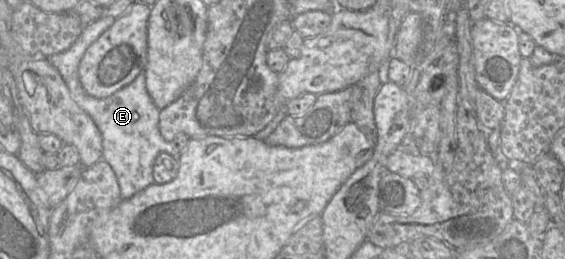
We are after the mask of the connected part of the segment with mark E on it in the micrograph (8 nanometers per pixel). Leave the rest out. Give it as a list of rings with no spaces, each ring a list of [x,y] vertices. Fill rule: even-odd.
[[[111,16],[100,17],[91,22],[84,27],[69,49],[53,54],[47,59],[61,74],[72,99],[93,119],[101,132],[102,159],[112,167],[120,187],[121,198],[125,200],[154,184],[153,164],[160,153],[168,153],[174,157],[179,157],[180,153],[160,133],[160,109],[148,94],[145,73],[140,73],[133,82],[107,98],[90,96],[80,82],[78,68],[82,57],[88,47],[114,24],[115,19]]]

